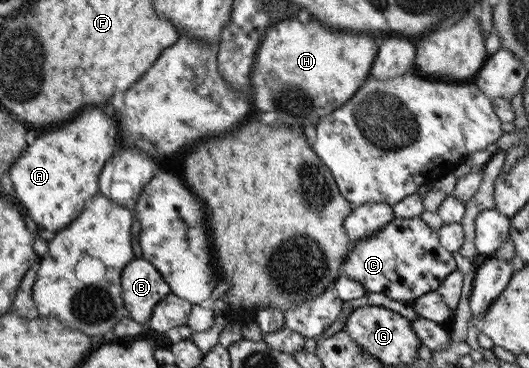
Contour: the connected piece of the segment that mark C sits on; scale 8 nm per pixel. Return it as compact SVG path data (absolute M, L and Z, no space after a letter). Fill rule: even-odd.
M417 216L412 218L394 217L387 222L387 225L374 231L370 236L355 240L344 255L339 273L360 283L367 293L381 293L393 301L411 303L424 293L436 291L437 286L454 269L455 261L451 257L451 253L439 245L436 231L429 228Z

